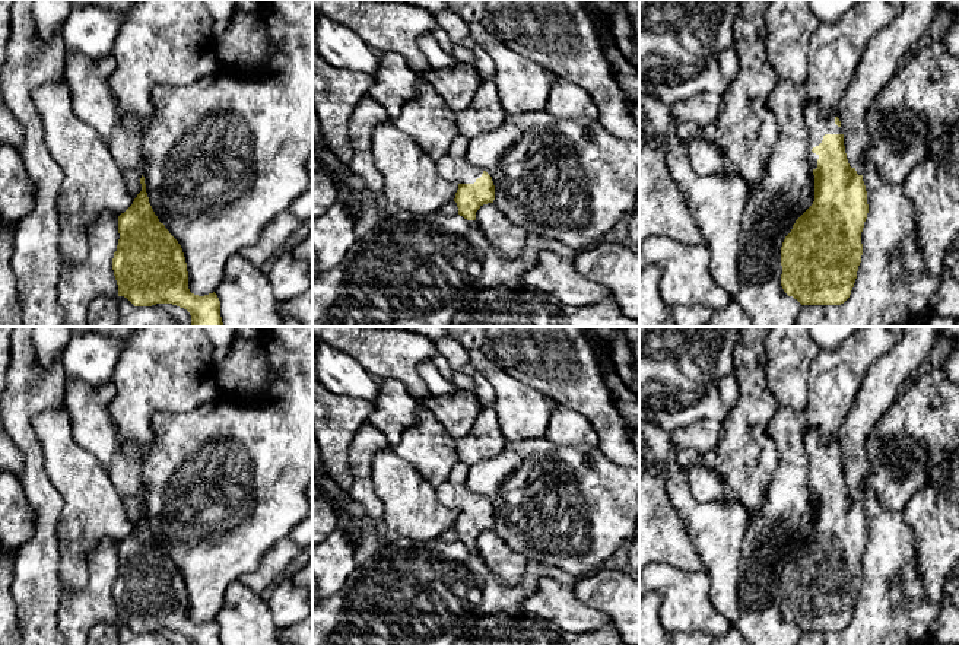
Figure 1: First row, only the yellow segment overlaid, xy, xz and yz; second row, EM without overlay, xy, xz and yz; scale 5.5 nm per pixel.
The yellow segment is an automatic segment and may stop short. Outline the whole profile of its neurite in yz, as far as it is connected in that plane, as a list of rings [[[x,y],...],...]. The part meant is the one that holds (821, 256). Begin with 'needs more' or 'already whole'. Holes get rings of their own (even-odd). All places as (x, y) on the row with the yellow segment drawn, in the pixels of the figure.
needs more | [[[816,104],[804,108],[809,162],[814,175],[814,201],[796,220],[781,247],[781,286],[801,305],[841,305],[854,287],[863,255],[861,232],[869,213],[863,175],[851,168],[838,117],[823,117]]]

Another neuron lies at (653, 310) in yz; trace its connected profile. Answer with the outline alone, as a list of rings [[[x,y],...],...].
[[[658,266],[639,271],[639,327],[674,327],[670,305],[660,295],[661,276]]]

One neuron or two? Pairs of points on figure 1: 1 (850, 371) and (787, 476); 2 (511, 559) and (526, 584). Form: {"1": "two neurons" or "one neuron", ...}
{"1": "one neuron", "2": "two neurons"}

